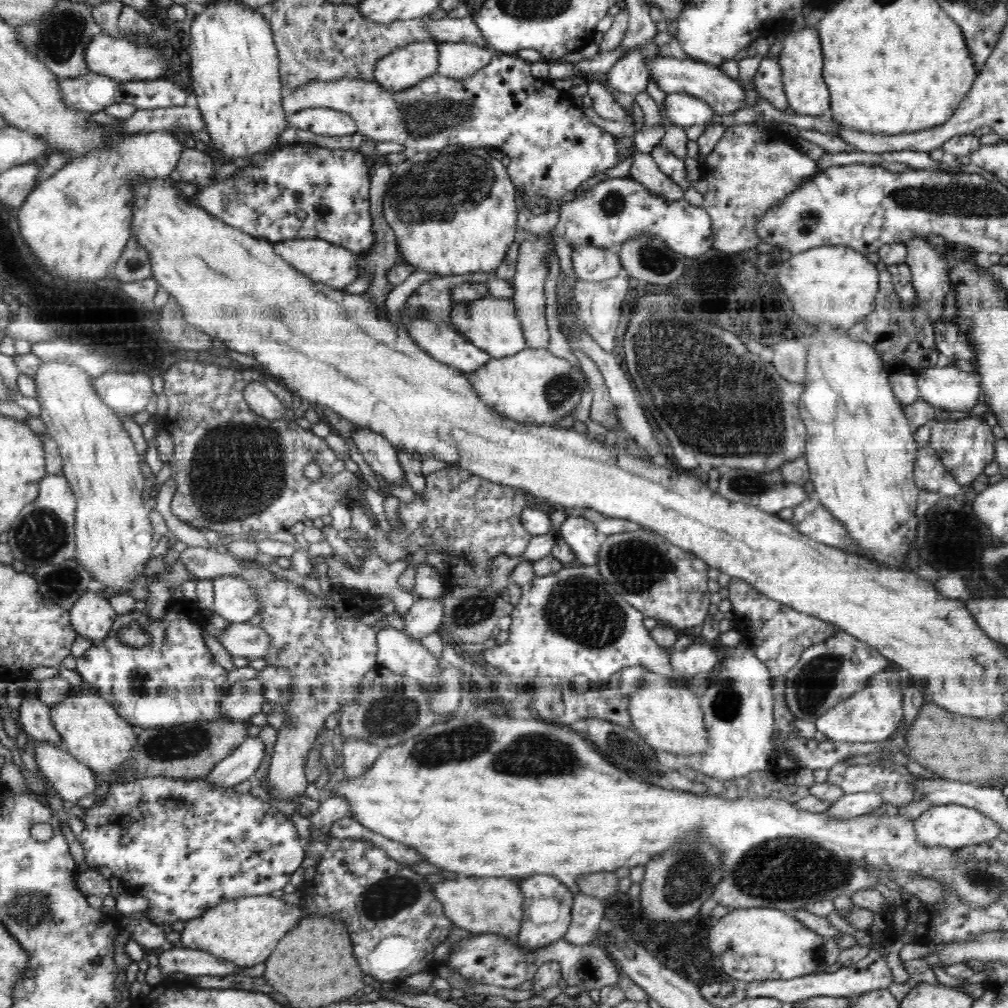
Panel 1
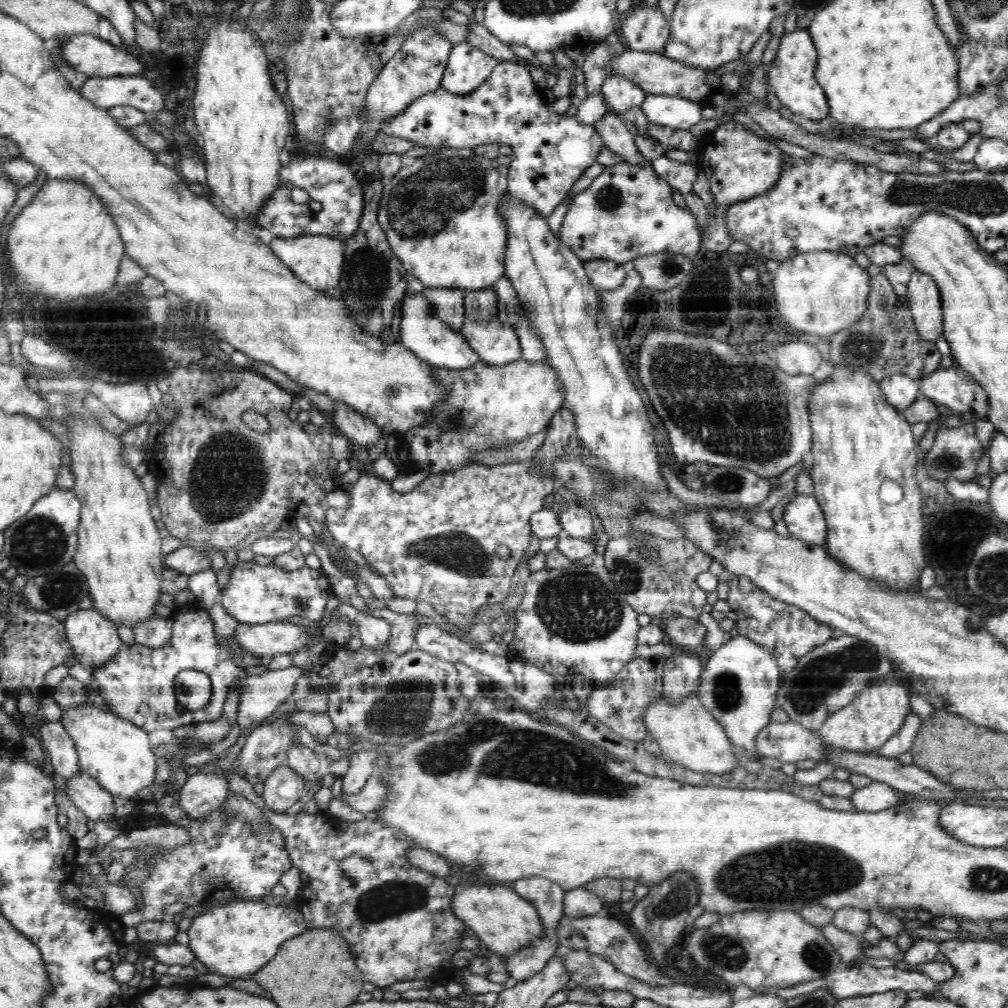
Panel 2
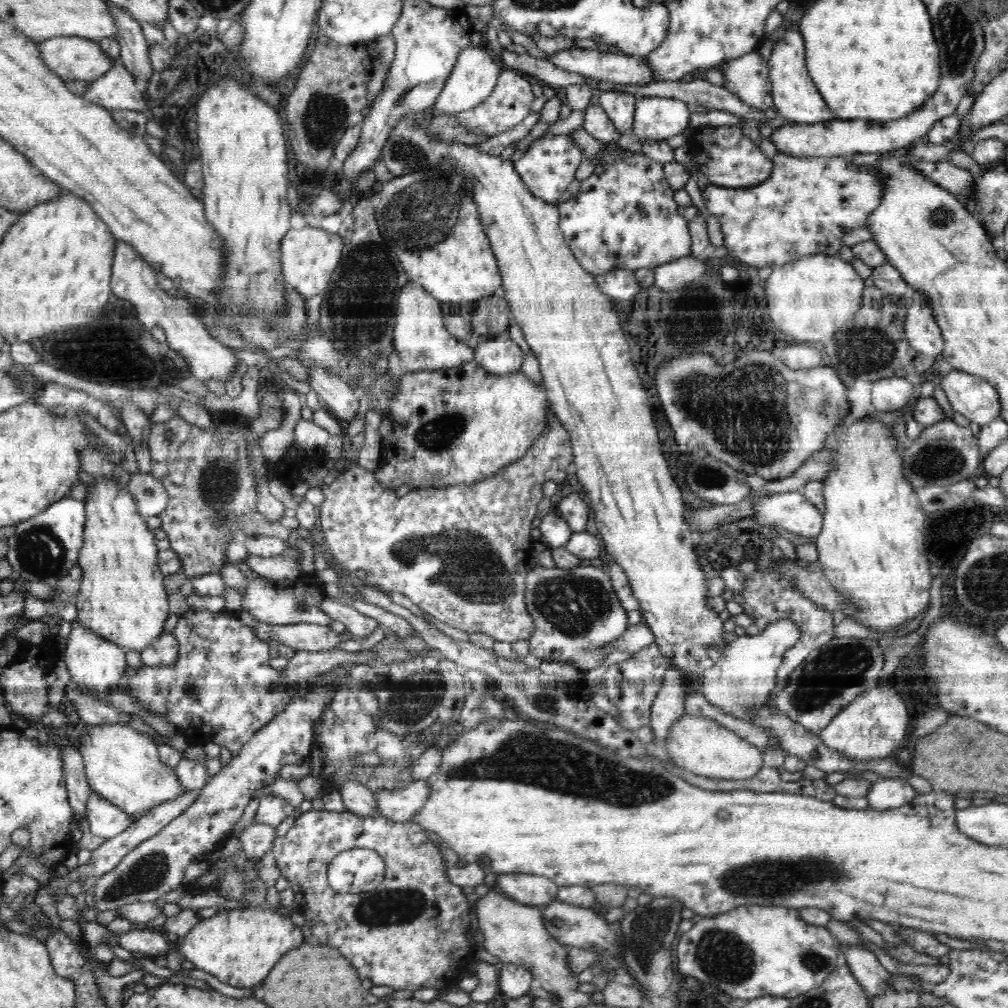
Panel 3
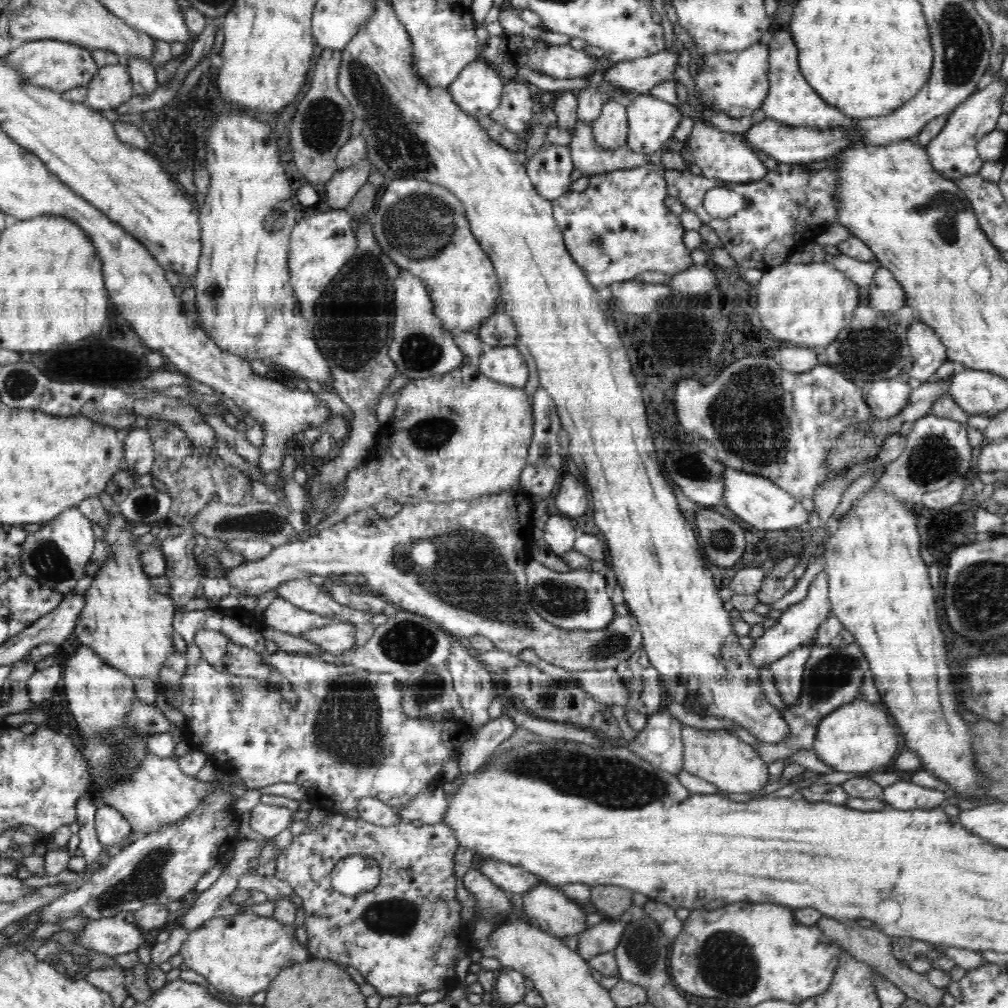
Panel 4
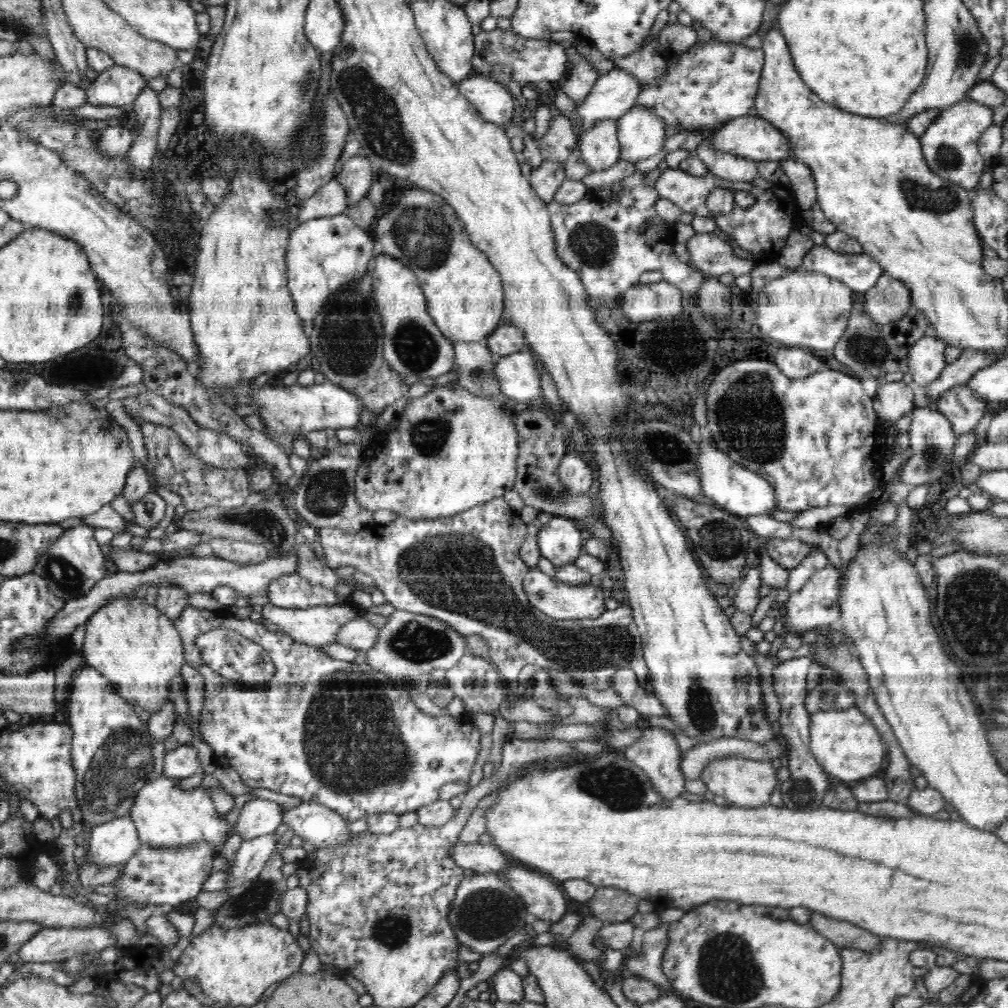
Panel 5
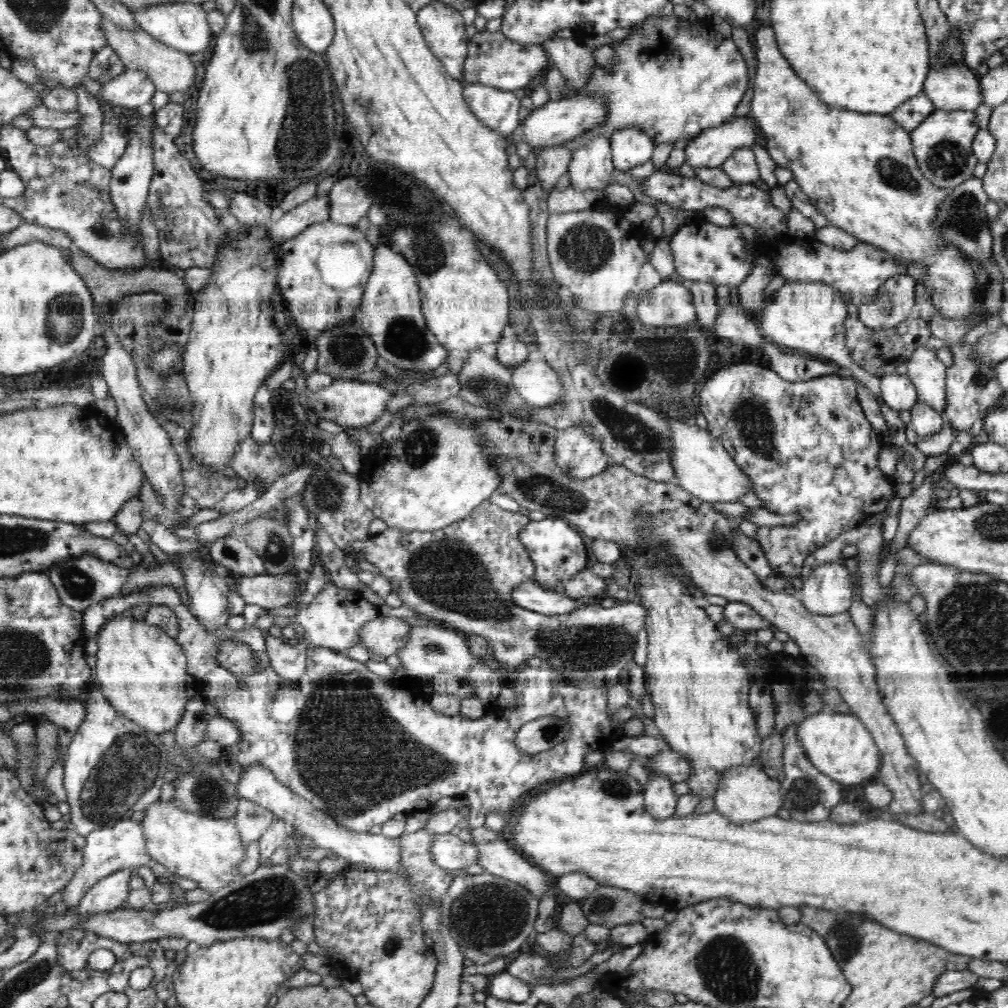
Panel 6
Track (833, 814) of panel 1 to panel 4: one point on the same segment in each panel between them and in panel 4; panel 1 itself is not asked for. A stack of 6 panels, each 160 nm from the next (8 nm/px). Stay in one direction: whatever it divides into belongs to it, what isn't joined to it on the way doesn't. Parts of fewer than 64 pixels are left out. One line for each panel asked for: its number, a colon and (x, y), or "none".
2: (877, 796)
3: (885, 794)
4: (903, 795)

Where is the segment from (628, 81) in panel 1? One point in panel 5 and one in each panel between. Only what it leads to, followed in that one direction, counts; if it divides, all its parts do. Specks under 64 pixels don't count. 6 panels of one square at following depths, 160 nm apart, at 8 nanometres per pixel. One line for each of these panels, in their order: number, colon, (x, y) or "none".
2: (620, 94)
3: (620, 107)
4: (610, 130)
5: (599, 146)

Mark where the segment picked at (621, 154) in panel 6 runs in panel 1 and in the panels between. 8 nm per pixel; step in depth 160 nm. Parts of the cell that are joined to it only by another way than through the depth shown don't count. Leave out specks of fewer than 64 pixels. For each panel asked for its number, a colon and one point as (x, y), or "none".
1: (682, 109)
2: (675, 112)
3: (656, 118)
4: (652, 121)
5: (641, 134)

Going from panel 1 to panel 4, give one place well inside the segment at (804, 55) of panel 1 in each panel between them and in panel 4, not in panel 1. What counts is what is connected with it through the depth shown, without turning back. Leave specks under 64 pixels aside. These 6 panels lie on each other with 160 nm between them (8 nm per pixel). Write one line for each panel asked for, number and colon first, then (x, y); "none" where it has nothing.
2: (791, 75)
3: (795, 96)
4: (790, 101)

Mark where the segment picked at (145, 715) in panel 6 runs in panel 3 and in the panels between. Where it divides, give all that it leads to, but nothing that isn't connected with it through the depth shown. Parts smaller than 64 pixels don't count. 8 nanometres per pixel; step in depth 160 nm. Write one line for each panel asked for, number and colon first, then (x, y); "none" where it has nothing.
3: (122, 598)
4: (129, 625)
5: (131, 643)

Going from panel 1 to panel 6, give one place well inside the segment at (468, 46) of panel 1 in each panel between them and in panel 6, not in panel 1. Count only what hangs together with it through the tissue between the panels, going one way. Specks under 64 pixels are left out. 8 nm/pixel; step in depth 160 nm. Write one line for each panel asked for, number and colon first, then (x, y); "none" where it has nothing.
2: (467, 67)
3: (475, 74)
4: (477, 90)
5: (494, 102)
6: (499, 110)

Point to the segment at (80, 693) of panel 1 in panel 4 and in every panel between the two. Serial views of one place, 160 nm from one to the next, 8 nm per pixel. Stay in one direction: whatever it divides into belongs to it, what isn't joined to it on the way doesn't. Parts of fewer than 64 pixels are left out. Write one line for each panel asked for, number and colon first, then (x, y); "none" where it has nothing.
2: (117, 753)
3: (122, 765)
4: (158, 794)

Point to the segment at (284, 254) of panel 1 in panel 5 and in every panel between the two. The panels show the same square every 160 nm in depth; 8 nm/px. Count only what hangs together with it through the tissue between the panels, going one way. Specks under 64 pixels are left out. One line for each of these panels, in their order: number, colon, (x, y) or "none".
2: (317, 260)
3: (310, 256)
4: (321, 244)
5: (324, 254)

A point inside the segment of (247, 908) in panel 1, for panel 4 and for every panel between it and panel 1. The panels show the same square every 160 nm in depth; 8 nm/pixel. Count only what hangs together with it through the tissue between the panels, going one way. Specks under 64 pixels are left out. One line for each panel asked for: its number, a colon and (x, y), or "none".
2: (238, 939)
3: (239, 946)
4: (240, 954)

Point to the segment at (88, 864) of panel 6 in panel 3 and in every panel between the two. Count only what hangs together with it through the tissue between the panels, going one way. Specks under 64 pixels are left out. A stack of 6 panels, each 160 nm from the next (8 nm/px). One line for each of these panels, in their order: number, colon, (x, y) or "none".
3: (106, 820)
4: (112, 828)
5: (113, 843)

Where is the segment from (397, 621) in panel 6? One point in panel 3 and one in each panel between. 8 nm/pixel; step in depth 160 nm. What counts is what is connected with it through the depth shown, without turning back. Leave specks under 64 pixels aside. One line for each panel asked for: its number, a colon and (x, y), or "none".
3: (303, 636)
4: (337, 637)
5: (360, 634)

